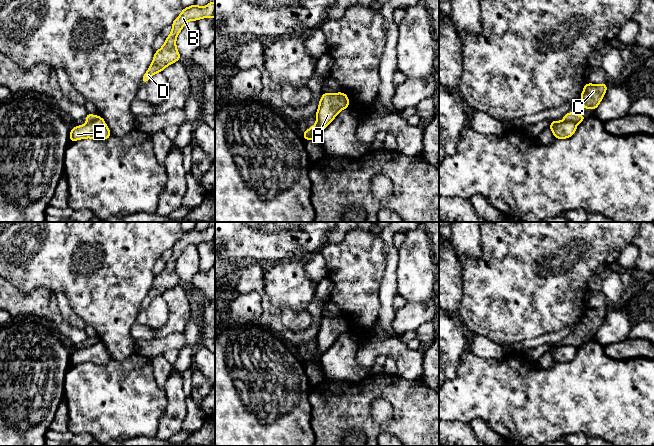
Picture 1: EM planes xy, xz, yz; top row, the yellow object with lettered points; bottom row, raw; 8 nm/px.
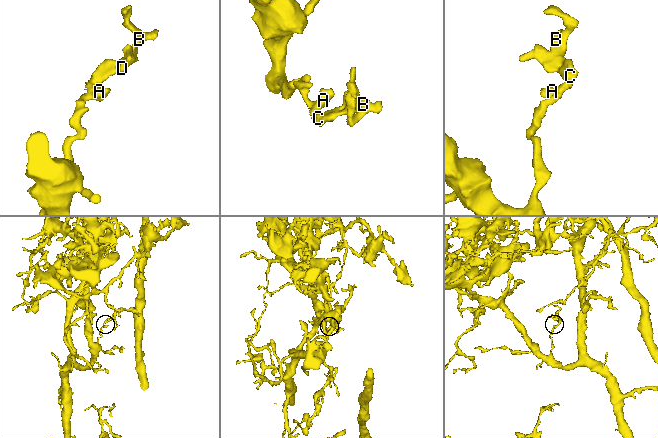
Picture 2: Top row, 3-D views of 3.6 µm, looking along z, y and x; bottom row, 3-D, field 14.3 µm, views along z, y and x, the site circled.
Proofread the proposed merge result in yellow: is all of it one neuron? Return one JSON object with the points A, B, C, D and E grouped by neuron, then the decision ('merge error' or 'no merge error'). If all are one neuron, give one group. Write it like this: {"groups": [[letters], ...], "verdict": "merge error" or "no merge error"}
{"groups": [["A", "E"], ["B", "C", "D"]], "verdict": "merge error"}

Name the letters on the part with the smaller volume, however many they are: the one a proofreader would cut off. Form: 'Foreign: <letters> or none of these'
Foreign: B, C, D

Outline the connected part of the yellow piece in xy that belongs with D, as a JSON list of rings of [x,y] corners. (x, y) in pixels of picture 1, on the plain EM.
[[[209,226],[205,231],[193,228],[182,234],[181,238],[173,245],[171,258],[165,262],[164,269],[154,277],[153,285],[142,301],[142,307],[148,306],[152,299],[162,296],[165,291],[181,284],[176,272],[176,262],[187,246],[198,245],[201,242],[215,242],[215,226]]]

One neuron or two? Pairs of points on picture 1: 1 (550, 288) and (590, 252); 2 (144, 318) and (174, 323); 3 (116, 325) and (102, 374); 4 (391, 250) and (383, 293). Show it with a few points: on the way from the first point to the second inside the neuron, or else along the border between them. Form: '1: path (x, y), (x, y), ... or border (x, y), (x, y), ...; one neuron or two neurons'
1: path (560, 278), (580, 258); one neuron
2: border (162, 298), (167, 306), (167, 321), (155, 330); two neurons
3: border (134, 351), (122, 360), (112, 359); two neurons
4: path (391, 261), (388, 282); one neuron

